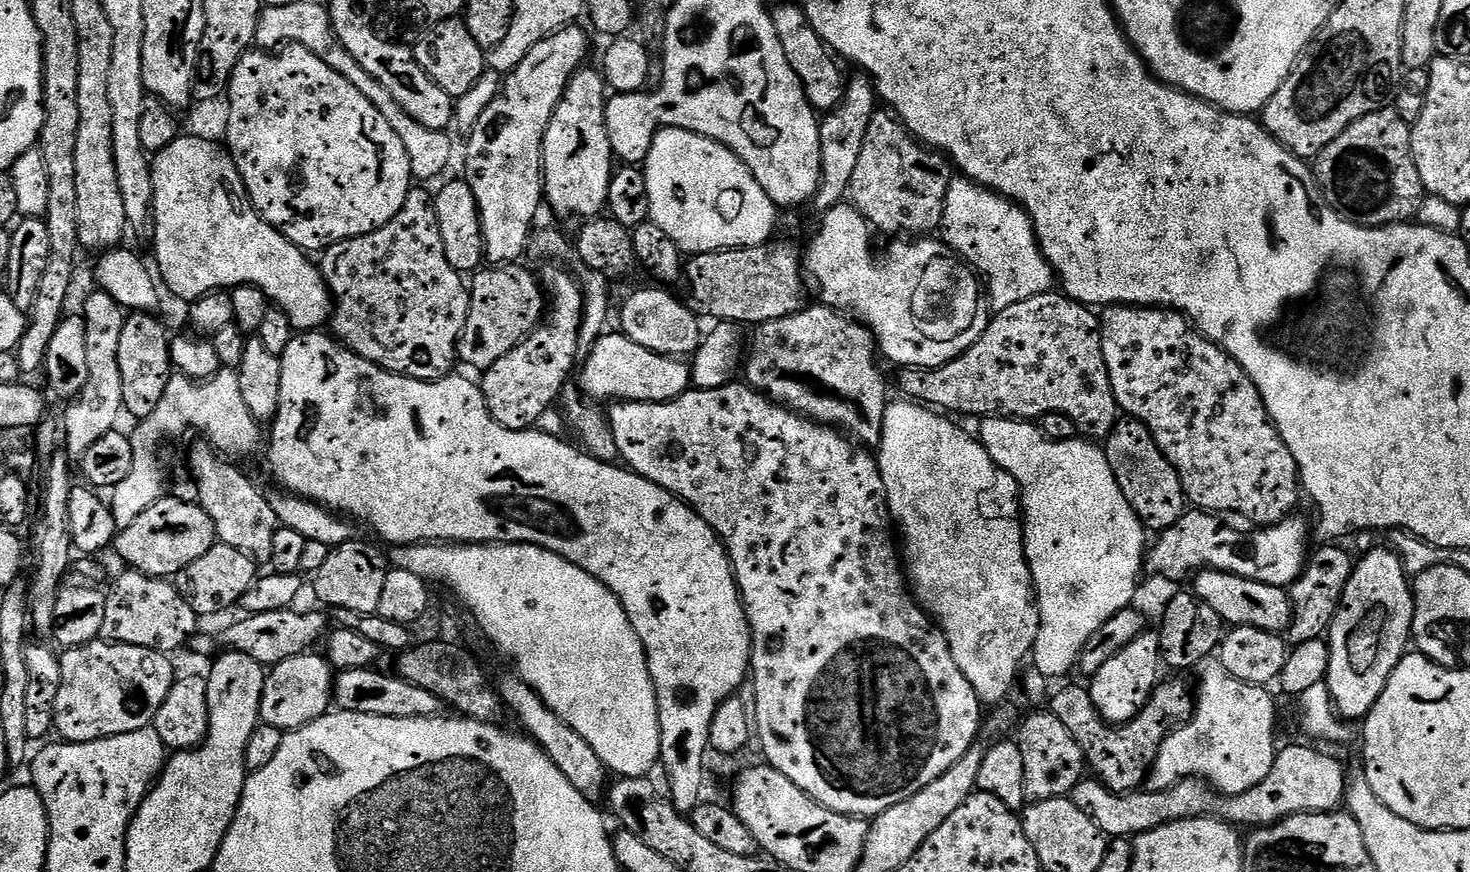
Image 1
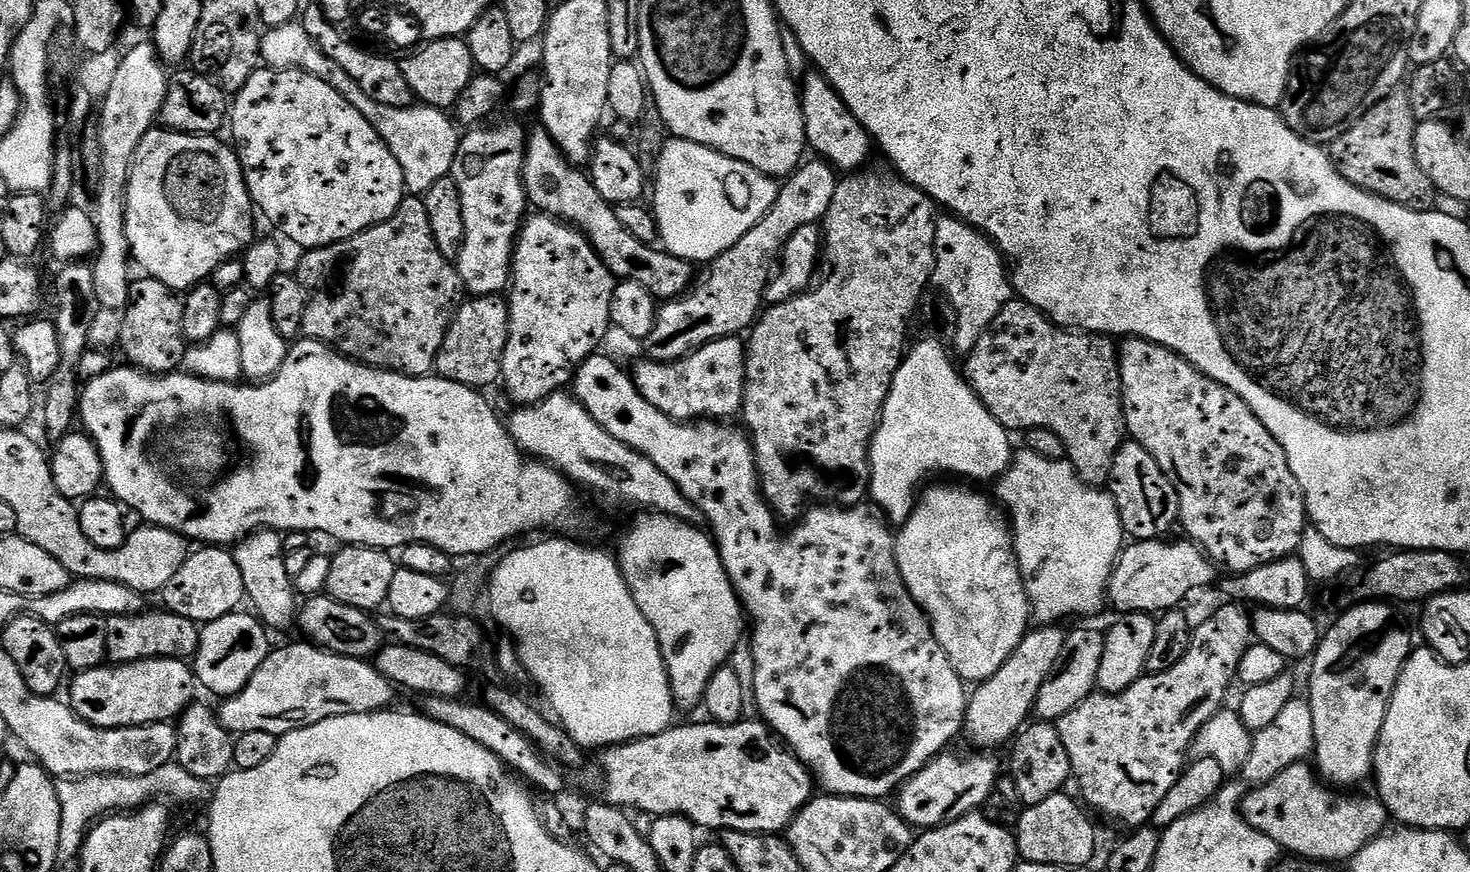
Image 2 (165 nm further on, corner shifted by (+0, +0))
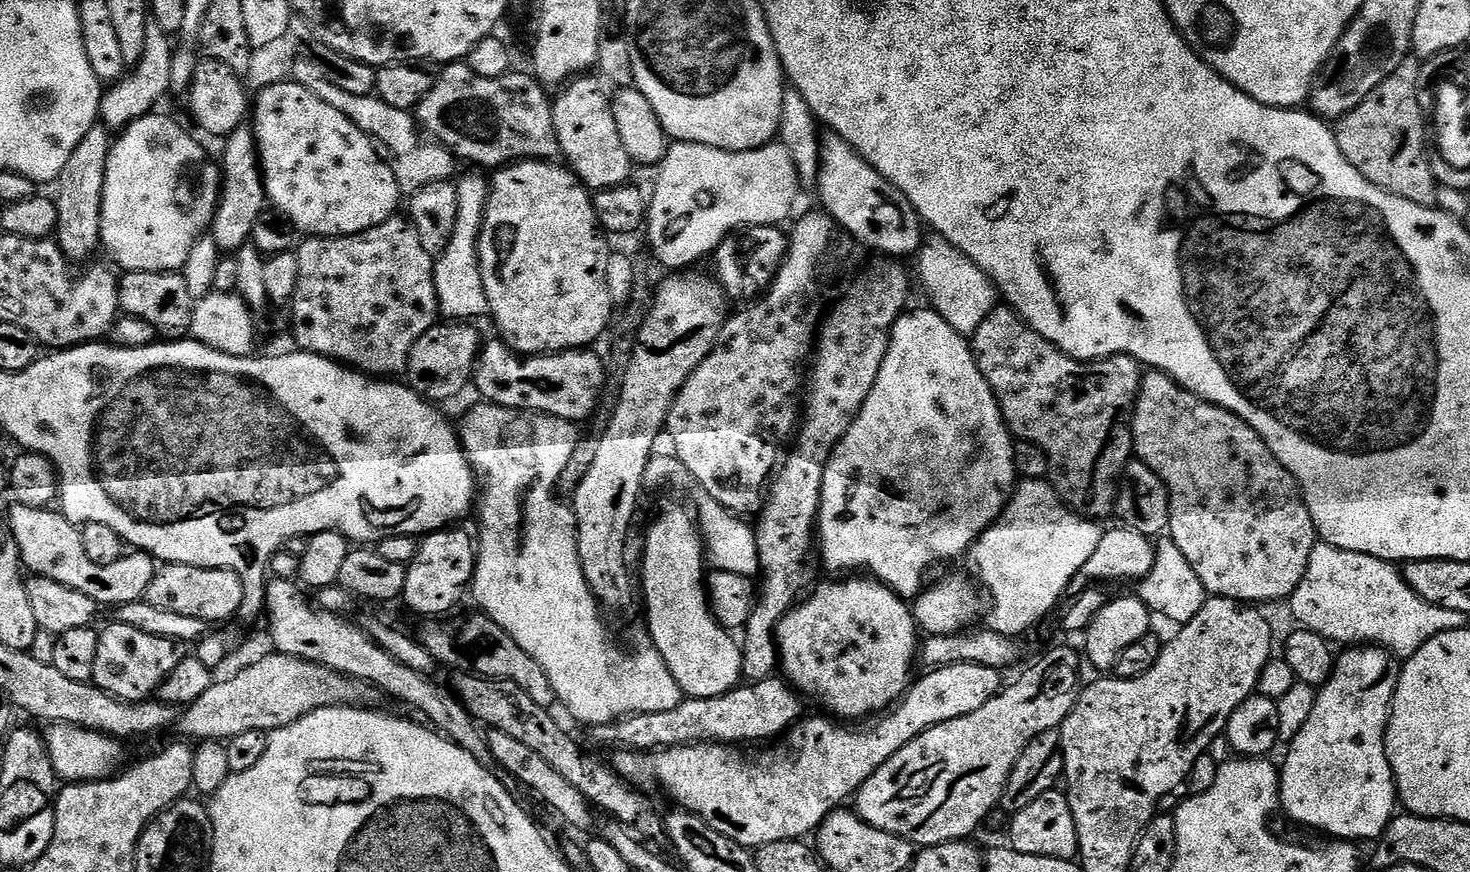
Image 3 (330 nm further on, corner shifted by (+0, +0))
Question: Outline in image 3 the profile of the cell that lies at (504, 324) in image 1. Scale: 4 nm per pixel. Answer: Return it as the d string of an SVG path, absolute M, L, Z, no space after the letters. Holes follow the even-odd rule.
M437 323L435 328L426 330L426 334L414 342L414 350L408 356L406 369L408 387L429 402L454 399L467 384L469 387L473 383L481 347L480 332L471 323Z

